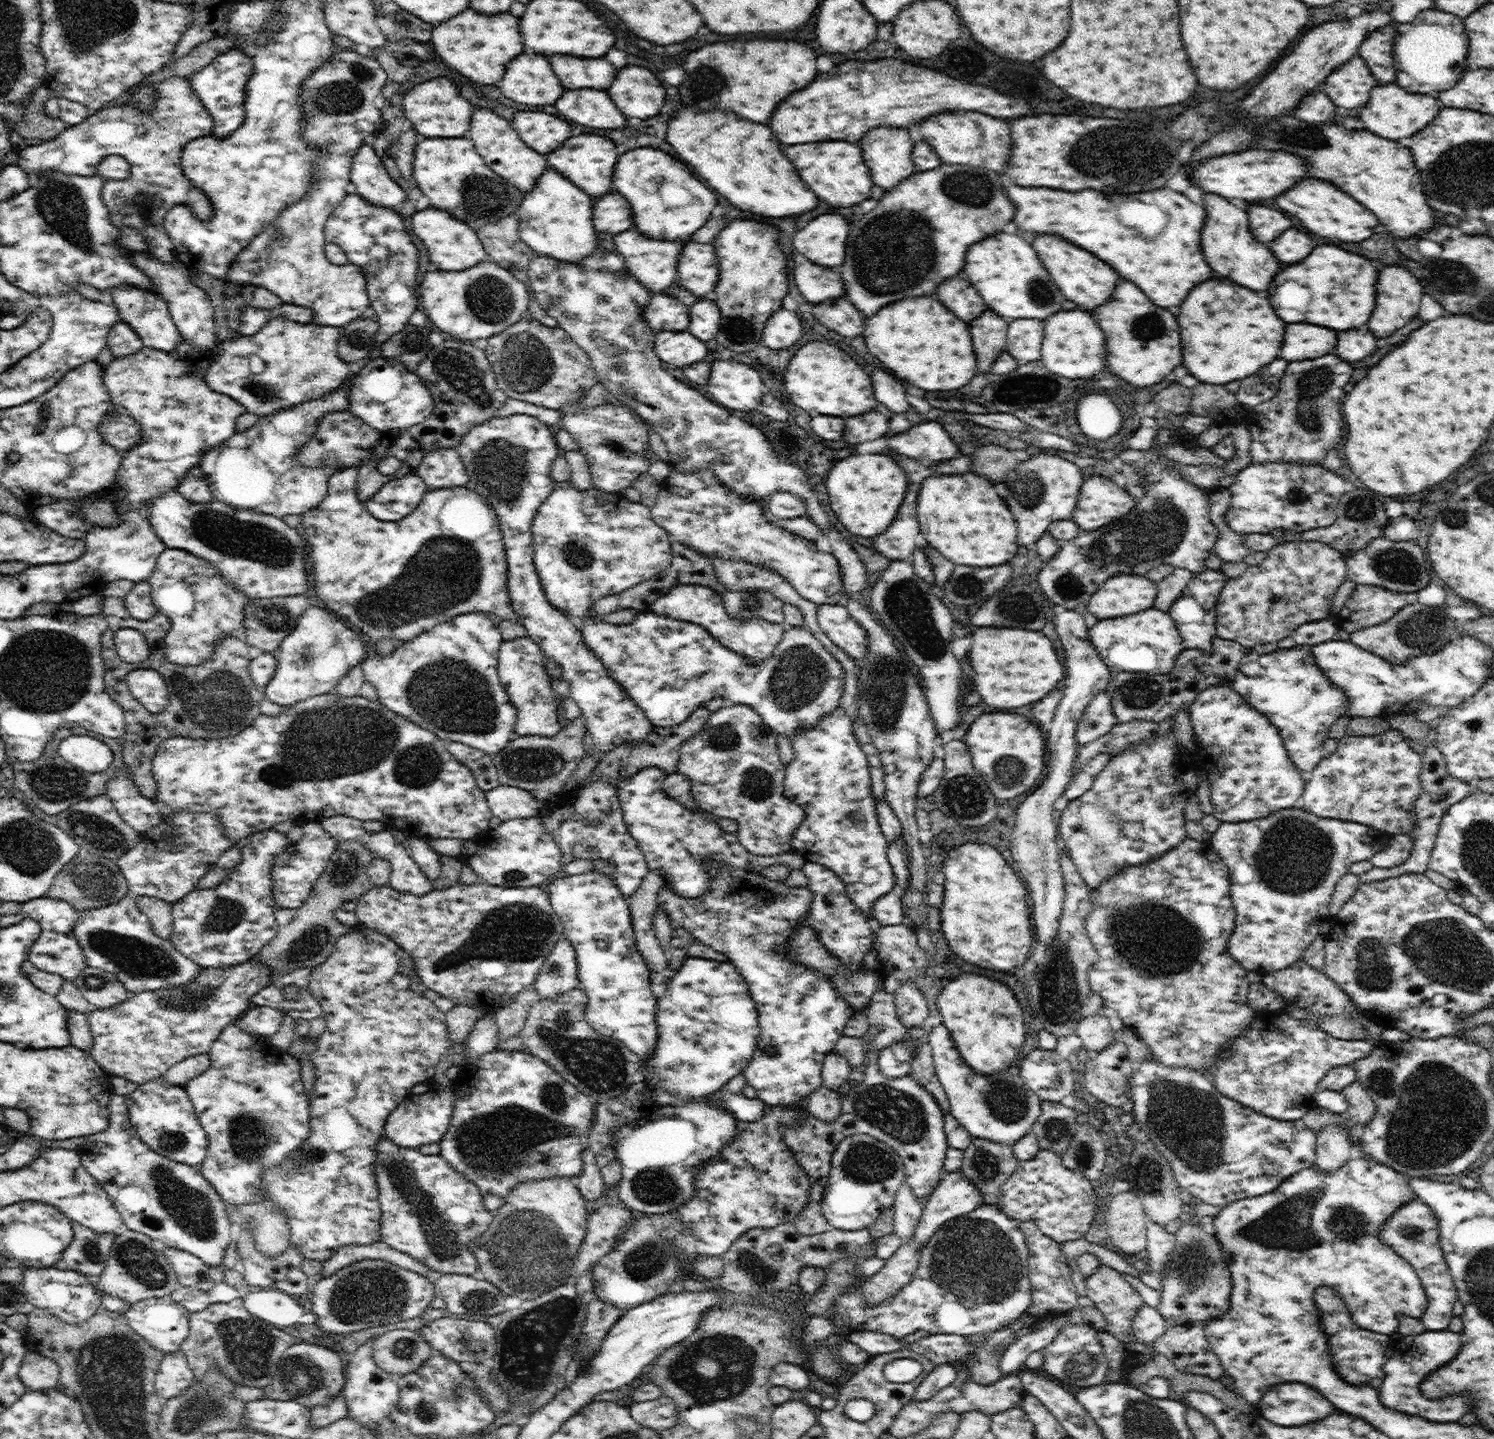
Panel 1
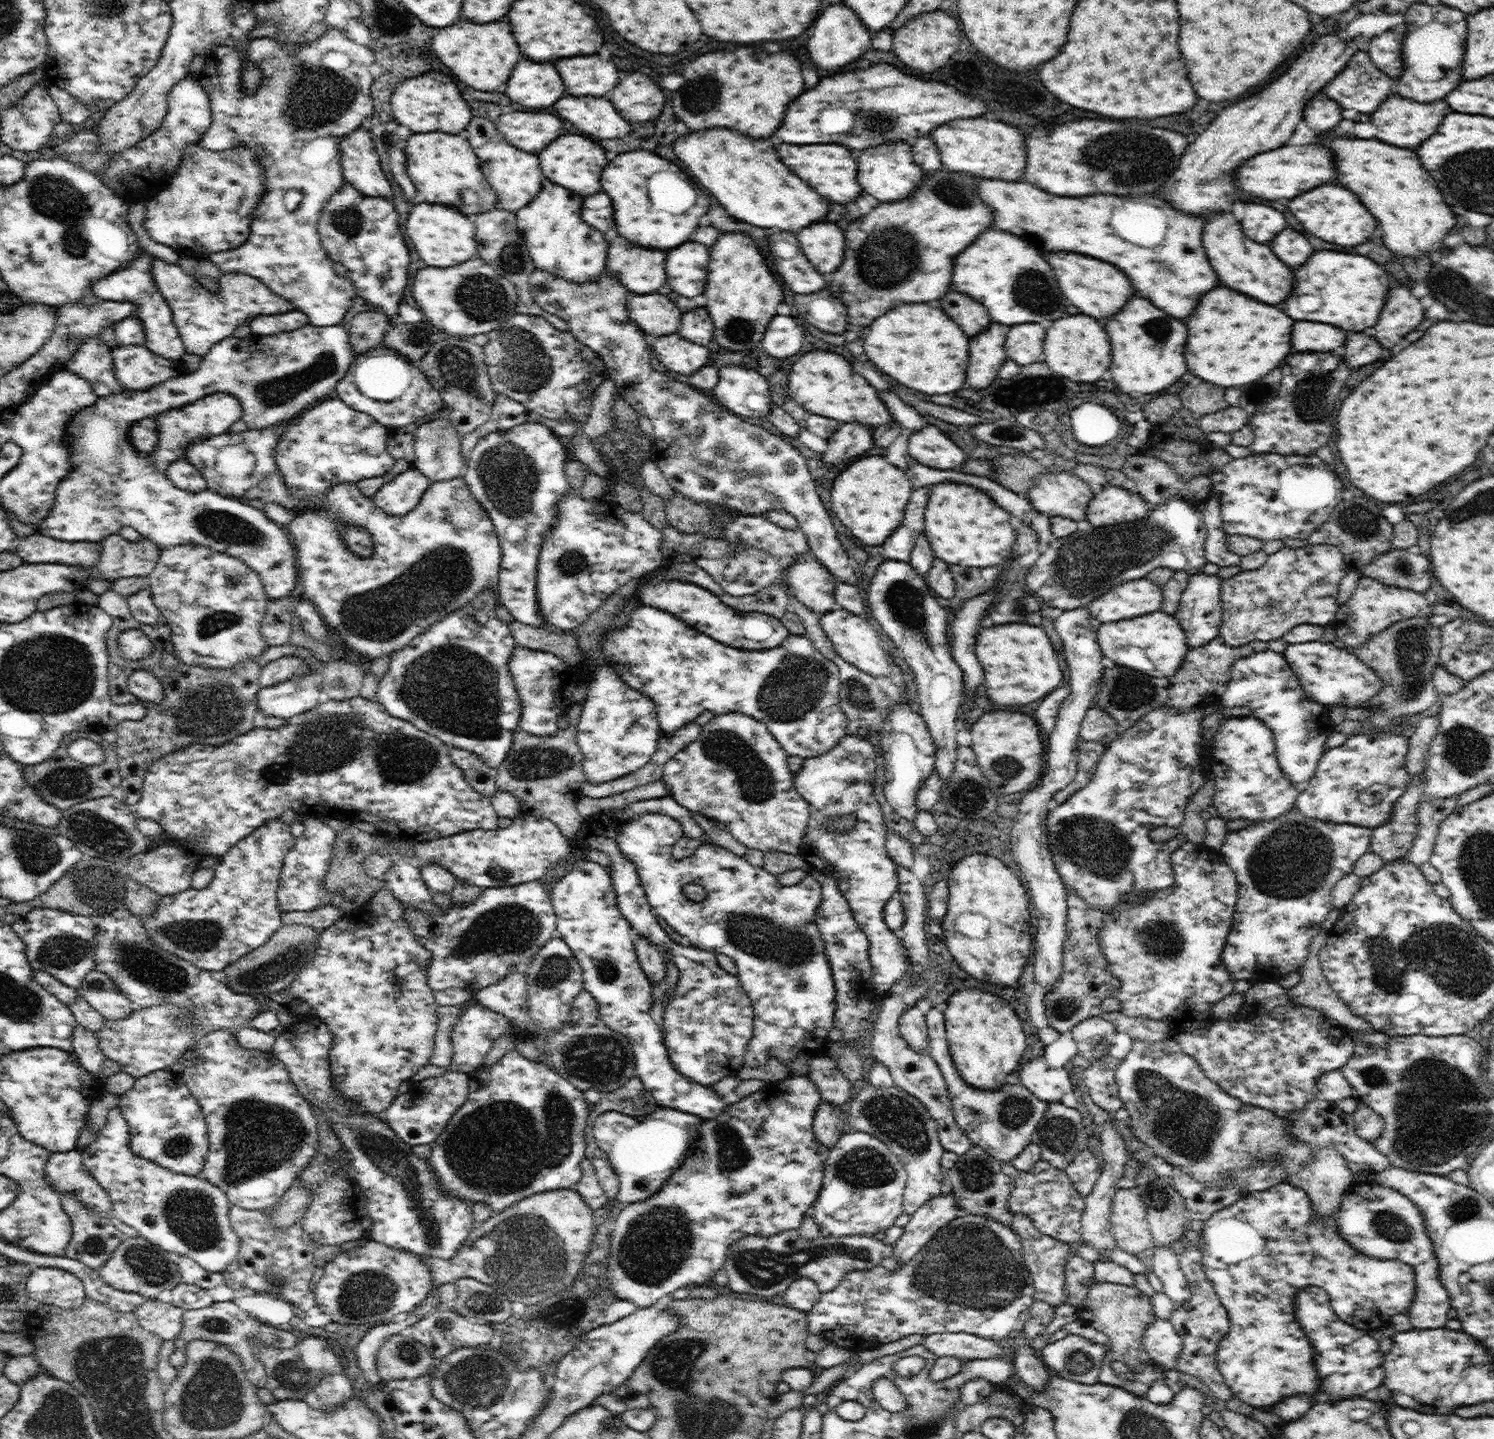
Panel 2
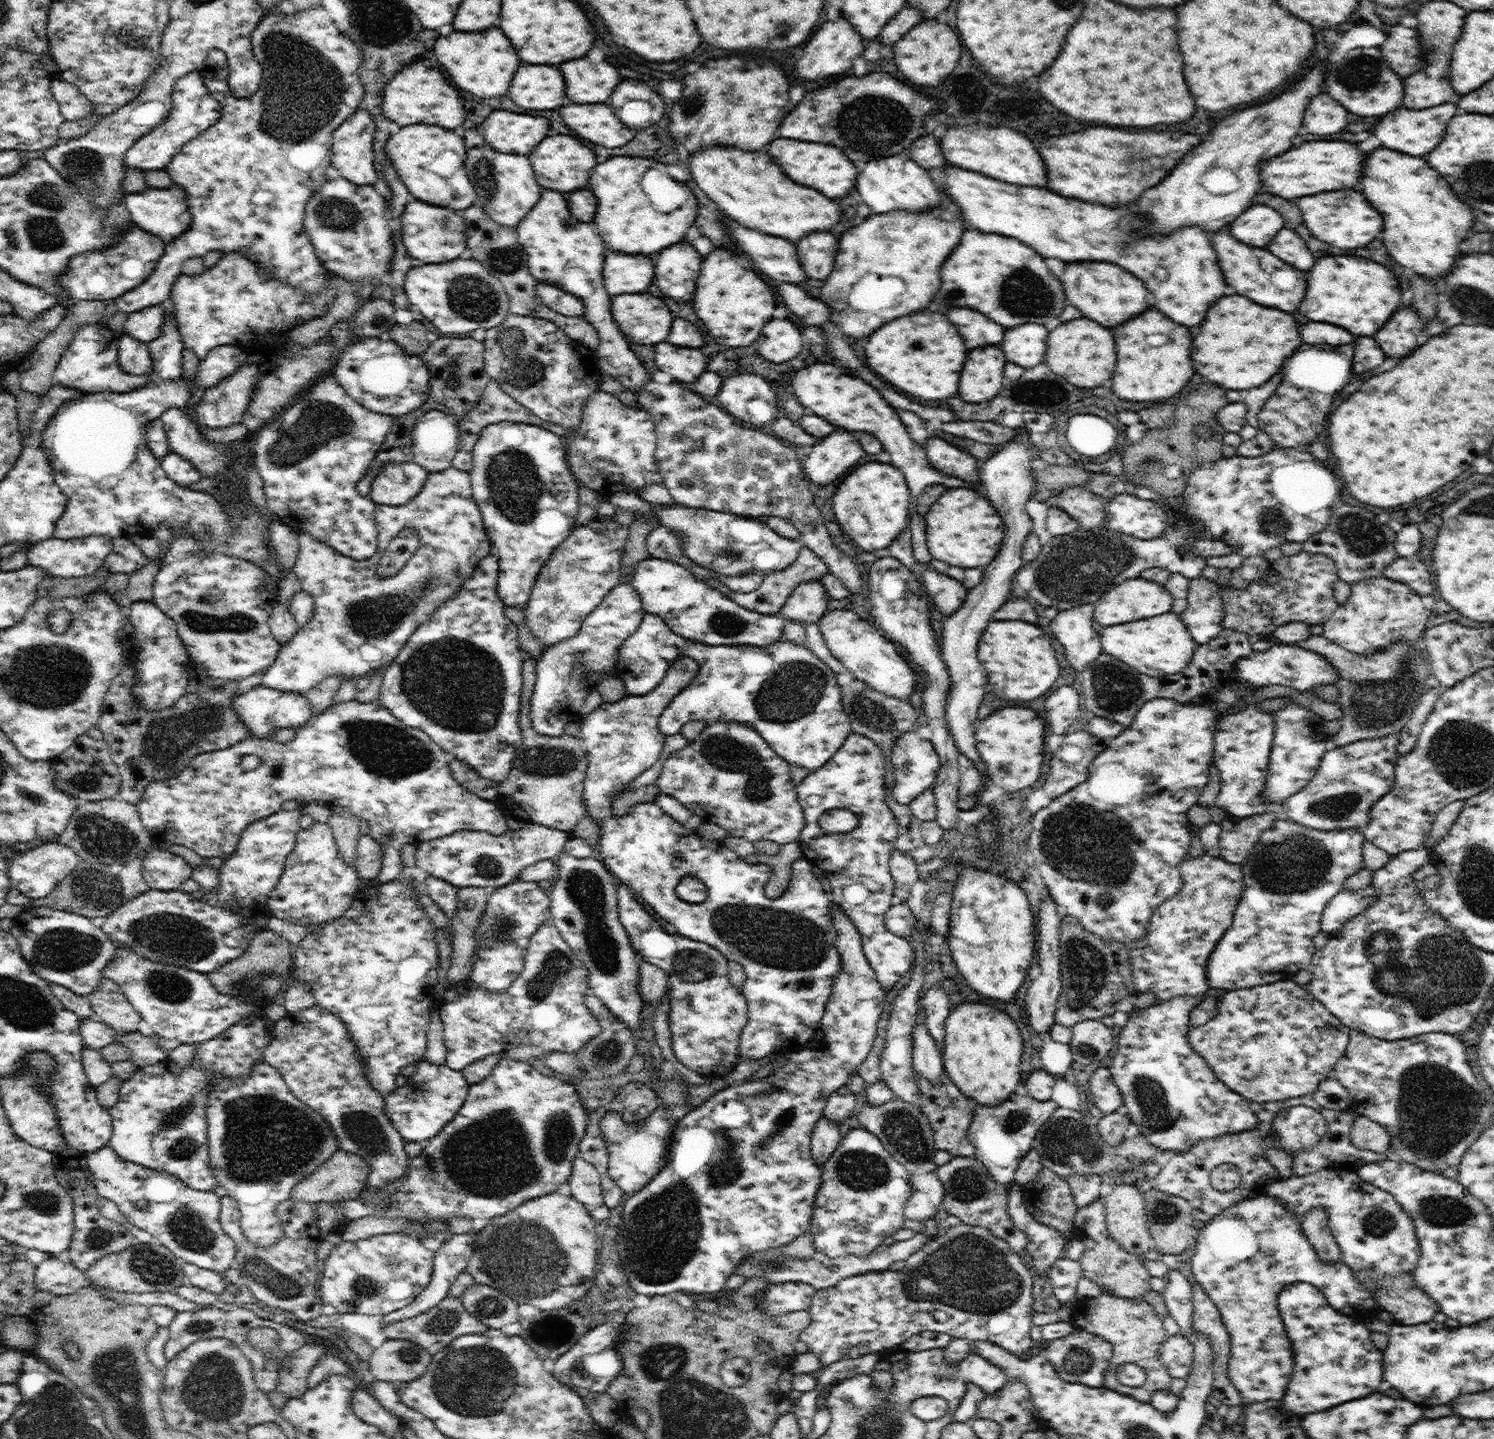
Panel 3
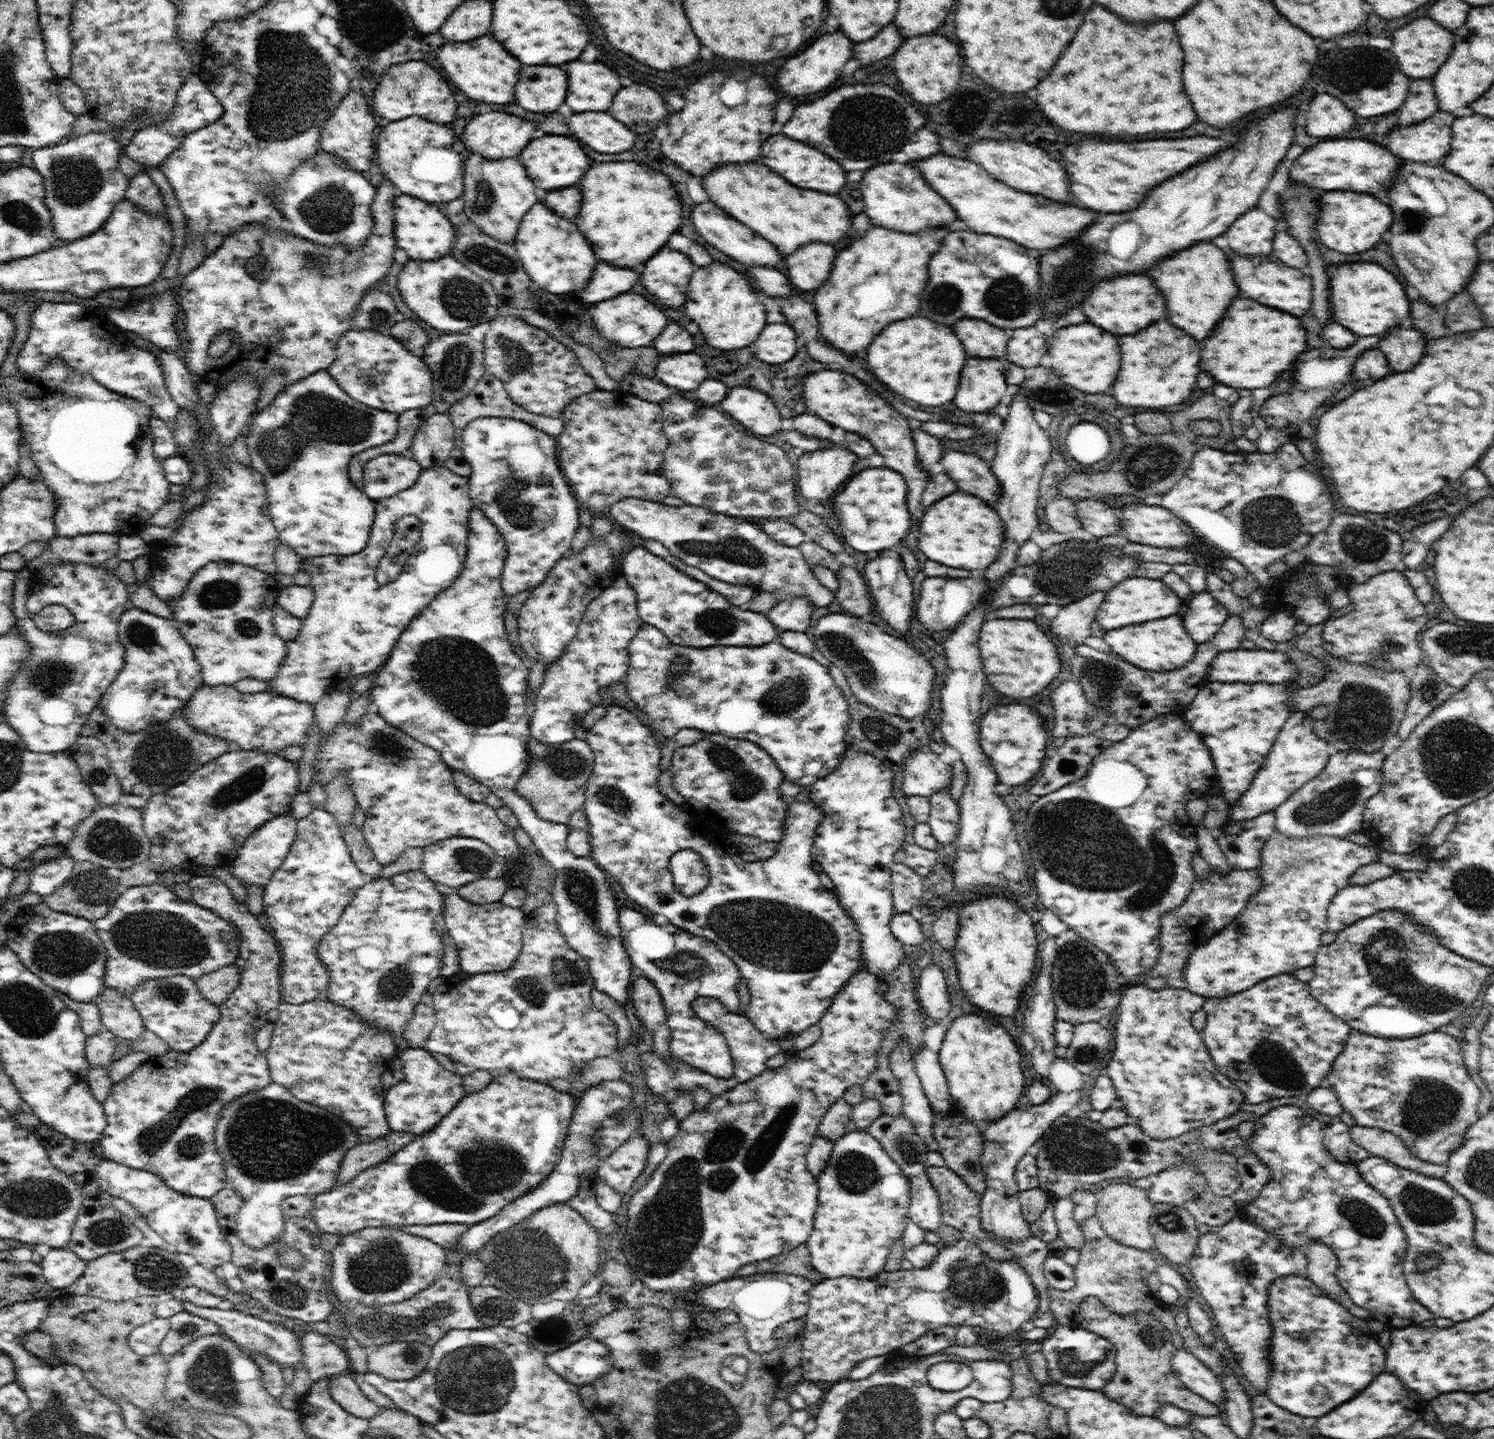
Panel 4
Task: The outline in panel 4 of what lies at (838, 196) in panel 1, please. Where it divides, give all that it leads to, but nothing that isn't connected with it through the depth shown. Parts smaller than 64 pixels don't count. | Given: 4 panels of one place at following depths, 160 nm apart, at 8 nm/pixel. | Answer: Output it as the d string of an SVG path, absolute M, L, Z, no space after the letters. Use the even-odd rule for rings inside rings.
M784 134L778 136L770 136L764 144L762 144L762 152L760 152L760 162L764 162L766 166L770 166L774 172L778 172L780 176L784 176L790 184L798 186L798 188L810 188L810 190L824 190L826 194L836 194L842 190L844 182L846 182L846 170L834 162L832 158L828 158L828 154L806 146L802 142L796 142Z

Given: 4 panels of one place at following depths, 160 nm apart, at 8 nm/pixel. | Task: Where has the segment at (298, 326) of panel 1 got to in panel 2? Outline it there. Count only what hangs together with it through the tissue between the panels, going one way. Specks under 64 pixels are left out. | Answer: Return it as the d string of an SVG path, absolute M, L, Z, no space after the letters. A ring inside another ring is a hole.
M310 323L288 332L270 336L236 338L230 336L212 346L201 357L201 364L189 369L182 376L165 380L144 392L126 390L120 393L99 397L96 403L80 409L64 429L64 443L68 445L72 473L63 478L55 490L55 501L51 513L43 520L40 534L51 538L79 542L101 543L104 538L118 534L124 527L135 529L142 537L152 540L162 548L178 545L200 545L222 554L229 554L245 562L260 575L264 590L271 599L281 599L291 594L298 581L296 574L297 551L287 528L270 520L264 510L250 506L233 498L224 496L210 488L202 492L188 492L177 487L165 473L156 471L150 455L136 450L130 443L132 422L144 418L155 419L166 410L174 410L196 402L215 392L233 394L240 401L243 414L241 420L250 430L262 430L268 426L279 425L298 416L303 411L332 396L336 385L348 372L353 361L349 333L342 325L314 326Z

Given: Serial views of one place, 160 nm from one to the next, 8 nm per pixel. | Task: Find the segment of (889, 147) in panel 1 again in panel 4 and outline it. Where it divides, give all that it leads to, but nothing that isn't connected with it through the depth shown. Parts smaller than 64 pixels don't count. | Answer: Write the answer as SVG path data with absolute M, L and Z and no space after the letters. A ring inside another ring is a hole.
M898 162L874 166L866 172L860 190L866 204L866 214L870 216L874 226L914 234L924 228L950 226L952 222L956 222L956 212L952 210L952 206L924 182L920 170L916 170L914 166Z

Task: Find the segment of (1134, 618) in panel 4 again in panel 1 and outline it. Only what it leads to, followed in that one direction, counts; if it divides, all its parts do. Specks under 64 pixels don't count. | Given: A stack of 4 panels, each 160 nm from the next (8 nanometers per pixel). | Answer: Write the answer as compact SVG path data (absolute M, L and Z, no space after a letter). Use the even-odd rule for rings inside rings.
M1119 574L1102 583L1088 601L1088 610L1104 620L1153 607L1157 583L1142 574Z

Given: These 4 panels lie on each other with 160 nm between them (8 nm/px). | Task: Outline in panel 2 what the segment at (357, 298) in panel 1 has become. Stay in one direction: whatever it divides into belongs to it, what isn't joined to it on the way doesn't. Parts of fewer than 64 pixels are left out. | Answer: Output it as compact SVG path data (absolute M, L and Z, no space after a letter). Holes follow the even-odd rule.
M331 26L314 42L288 48L273 37L261 36L242 50L246 50L246 55L235 46L216 47L206 55L204 68L196 74L198 82L208 94L211 106L211 125L198 144L213 151L244 145L262 152L259 153L259 159L267 178L267 192L264 192L262 203L255 208L248 240L232 250L213 252L209 254L208 260L214 262L223 274L241 272L260 279L274 294L279 294L292 302L296 310L307 314L311 325L338 325L352 306L357 292L347 274L340 276L334 270L334 262L329 260L323 249L317 226L328 199L346 183L339 152L341 139L358 130L362 120L370 119L375 112L371 97L373 77L370 65L376 62L376 54L370 46L357 44L348 39L344 31ZM245 60L254 63L261 72L260 86L252 94L243 91ZM288 192L292 192L292 196L302 196L294 210L288 210Z

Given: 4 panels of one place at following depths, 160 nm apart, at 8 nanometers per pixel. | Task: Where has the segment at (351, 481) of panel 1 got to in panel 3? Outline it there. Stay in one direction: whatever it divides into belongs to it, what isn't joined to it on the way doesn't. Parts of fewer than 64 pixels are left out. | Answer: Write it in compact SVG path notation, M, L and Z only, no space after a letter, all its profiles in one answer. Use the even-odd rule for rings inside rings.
M448 468L432 472L422 490L410 502L400 506L376 505L377 552L366 560L345 557L331 546L312 538L310 534L298 535L298 556L292 570L299 578L303 591L312 596L315 613L308 624L281 645L276 660L264 673L262 685L285 693L302 693L314 688L328 676L364 677L385 668L391 663L412 634L424 624L432 613L449 598L454 598L465 580L473 574L478 563L493 552L483 518L471 491L469 472ZM404 529L414 529L420 537L418 550L393 577L380 578L377 564L390 541Z

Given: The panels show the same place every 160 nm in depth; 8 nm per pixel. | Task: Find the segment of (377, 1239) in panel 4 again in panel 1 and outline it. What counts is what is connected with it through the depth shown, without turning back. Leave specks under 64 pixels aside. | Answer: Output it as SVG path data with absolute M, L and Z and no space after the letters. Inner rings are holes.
M366 1259L349 1264L334 1275L320 1279L316 1282L309 1299L312 1302L311 1310L317 1316L316 1330L326 1332L328 1338L334 1338L337 1334L350 1334L358 1332L358 1330L374 1328L374 1326L386 1326L402 1322L402 1320L418 1318L429 1308L430 1301L435 1295L435 1289L435 1284L424 1275L396 1266L387 1260Z

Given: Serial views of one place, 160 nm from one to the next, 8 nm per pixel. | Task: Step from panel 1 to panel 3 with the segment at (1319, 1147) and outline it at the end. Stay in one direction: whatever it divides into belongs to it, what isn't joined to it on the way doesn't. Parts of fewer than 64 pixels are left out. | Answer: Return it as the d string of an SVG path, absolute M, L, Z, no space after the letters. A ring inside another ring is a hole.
M1318 1207L1310 1209L1305 1214L1301 1225L1305 1237L1310 1241L1320 1260L1333 1263L1341 1259L1342 1253L1328 1226L1328 1219L1328 1213L1322 1207Z

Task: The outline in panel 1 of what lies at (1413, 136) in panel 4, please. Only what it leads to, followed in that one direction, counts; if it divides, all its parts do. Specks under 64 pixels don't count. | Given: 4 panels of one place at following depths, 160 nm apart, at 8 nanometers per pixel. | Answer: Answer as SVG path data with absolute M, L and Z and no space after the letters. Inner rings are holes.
M1378 84L1376 90L1372 90L1370 94L1368 106L1360 110L1360 120L1366 124L1370 132L1382 138L1398 140L1420 132L1426 124L1430 124L1436 118L1440 110L1442 110L1442 104L1428 94L1408 94L1404 88L1400 88L1399 84Z

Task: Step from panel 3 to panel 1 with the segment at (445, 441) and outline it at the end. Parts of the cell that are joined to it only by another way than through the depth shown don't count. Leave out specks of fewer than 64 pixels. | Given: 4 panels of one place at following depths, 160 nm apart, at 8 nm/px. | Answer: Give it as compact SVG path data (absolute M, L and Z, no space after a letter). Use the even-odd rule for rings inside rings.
M455 447L438 448L426 453L413 474L432 489L470 485L464 464Z

